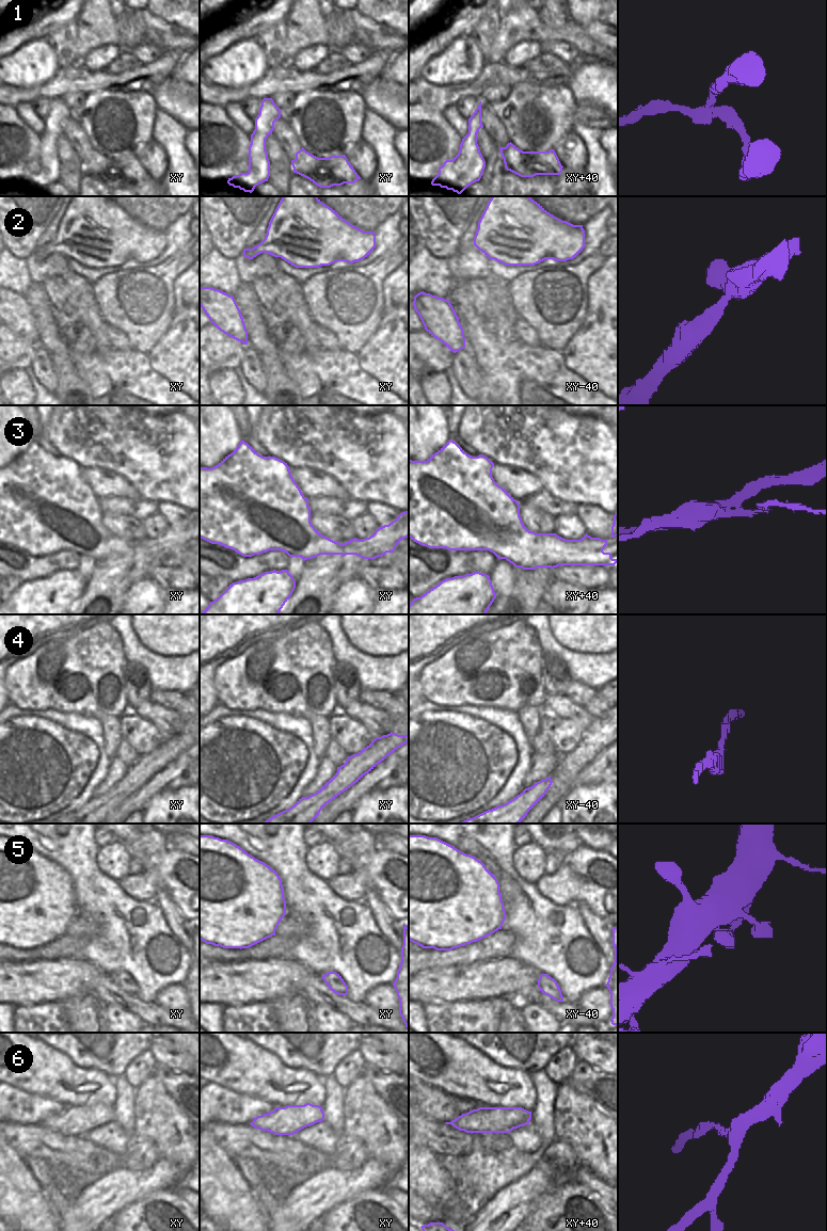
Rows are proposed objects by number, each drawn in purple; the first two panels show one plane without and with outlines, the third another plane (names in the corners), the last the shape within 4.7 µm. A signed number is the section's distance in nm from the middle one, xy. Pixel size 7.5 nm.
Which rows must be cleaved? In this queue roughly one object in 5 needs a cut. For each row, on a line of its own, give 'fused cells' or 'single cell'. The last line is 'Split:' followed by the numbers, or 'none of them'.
1: single cell
2: single cell
3: fused cells
4: single cell
5: single cell
6: fused cells
Split: 3, 6

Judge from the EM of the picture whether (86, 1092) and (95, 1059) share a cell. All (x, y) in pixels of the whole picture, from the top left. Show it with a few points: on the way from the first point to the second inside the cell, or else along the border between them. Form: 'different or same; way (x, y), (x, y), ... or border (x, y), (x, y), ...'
different; border (69, 1058), (82, 1068), (96, 1068), (112, 1077)

